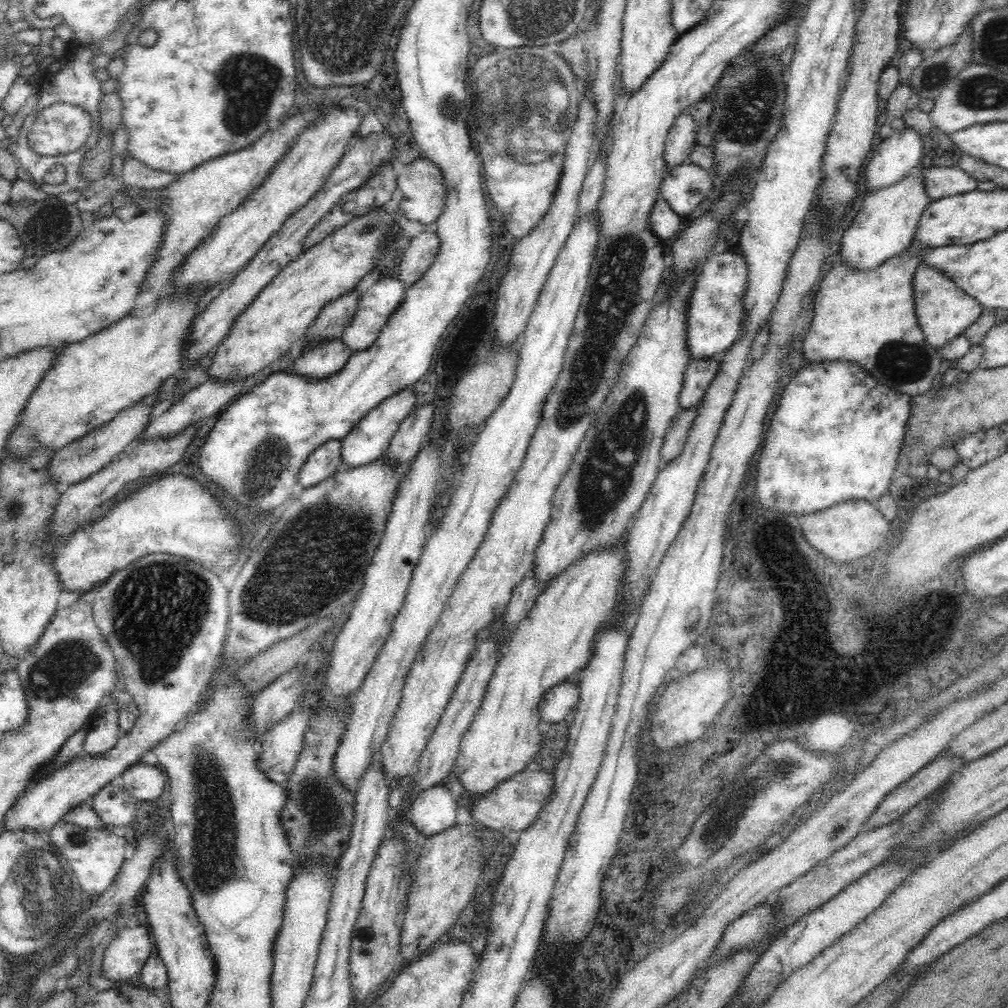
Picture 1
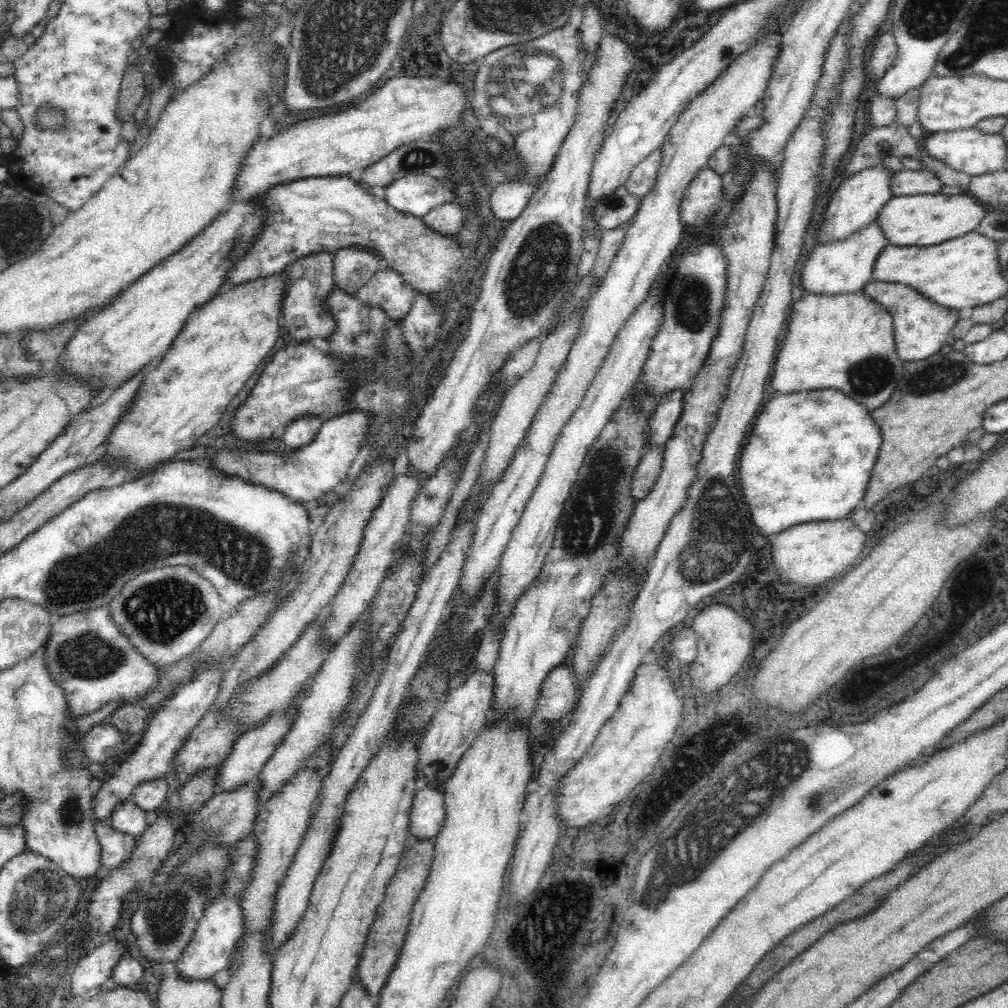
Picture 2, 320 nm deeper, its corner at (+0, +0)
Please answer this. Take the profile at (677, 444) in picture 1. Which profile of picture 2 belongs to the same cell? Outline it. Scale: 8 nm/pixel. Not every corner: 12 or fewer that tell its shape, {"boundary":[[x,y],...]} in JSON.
{"boundary":[[664,446],[647,449],[630,482],[630,497],[642,500],[662,470]]}

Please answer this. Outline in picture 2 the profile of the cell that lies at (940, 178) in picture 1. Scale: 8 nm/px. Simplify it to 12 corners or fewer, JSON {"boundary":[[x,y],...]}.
{"boundary":[[928,168],[890,174],[893,196],[934,194],[941,180]]}

